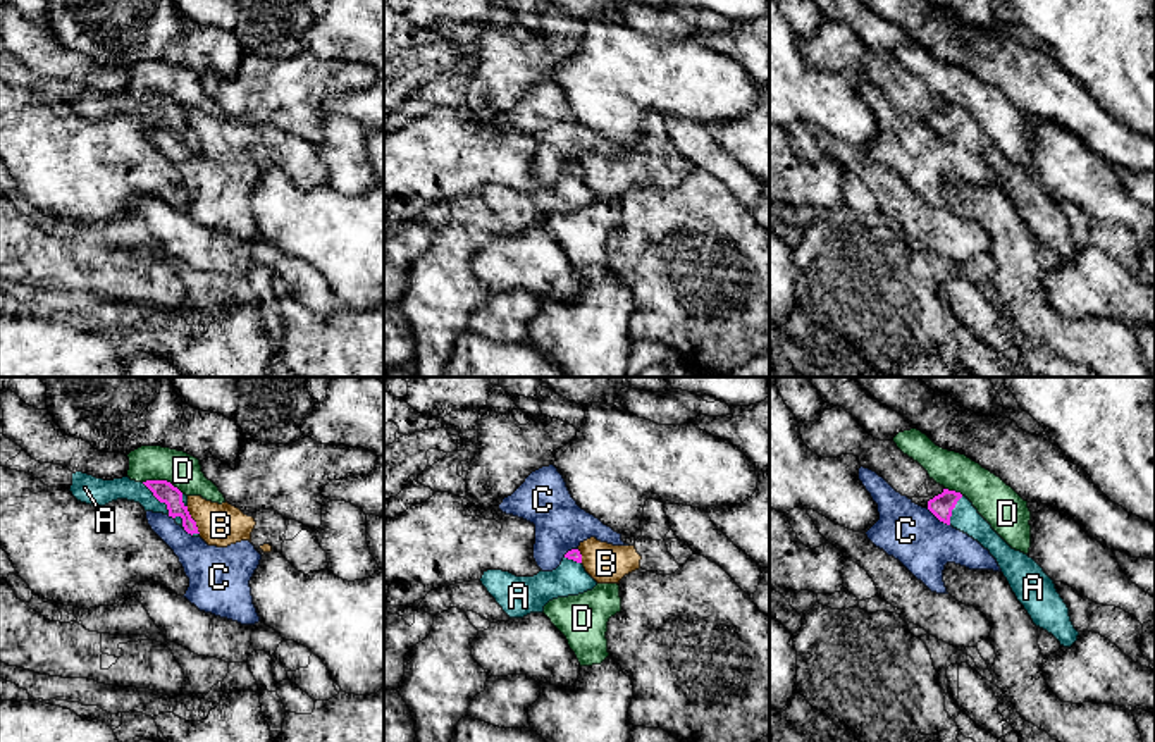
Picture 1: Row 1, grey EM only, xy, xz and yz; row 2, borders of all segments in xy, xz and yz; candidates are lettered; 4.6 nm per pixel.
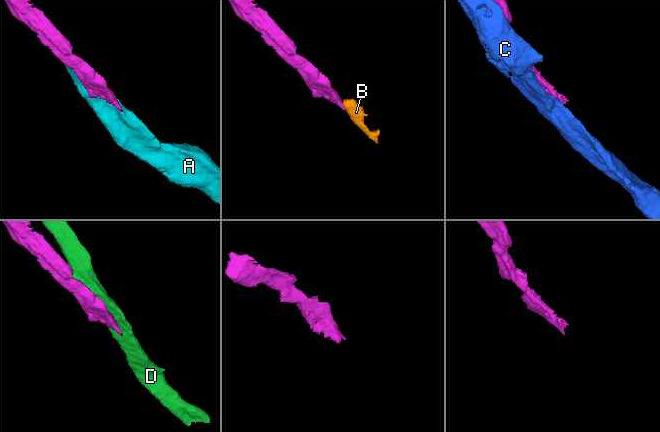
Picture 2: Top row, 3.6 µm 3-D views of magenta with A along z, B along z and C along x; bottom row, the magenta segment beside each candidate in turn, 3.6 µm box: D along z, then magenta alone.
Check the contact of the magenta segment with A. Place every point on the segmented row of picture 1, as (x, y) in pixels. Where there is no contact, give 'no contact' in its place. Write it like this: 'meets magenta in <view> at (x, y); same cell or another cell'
meets magenta in xy at (167, 508); same cell

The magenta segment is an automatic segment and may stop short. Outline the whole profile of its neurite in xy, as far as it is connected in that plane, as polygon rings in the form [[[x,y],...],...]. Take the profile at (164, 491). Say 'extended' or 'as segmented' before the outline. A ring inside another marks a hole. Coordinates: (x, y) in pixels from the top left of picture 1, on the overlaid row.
extended | [[[72,473],[72,496],[95,508],[117,499],[139,503],[145,511],[164,513],[176,520],[188,534],[200,537],[196,522],[188,511],[188,496],[167,480],[136,482],[129,477],[103,480],[93,475]]]

